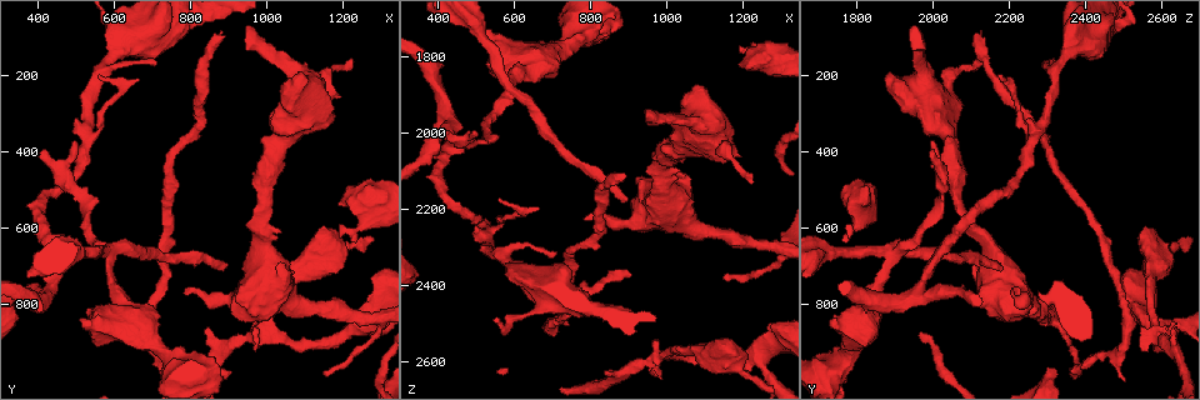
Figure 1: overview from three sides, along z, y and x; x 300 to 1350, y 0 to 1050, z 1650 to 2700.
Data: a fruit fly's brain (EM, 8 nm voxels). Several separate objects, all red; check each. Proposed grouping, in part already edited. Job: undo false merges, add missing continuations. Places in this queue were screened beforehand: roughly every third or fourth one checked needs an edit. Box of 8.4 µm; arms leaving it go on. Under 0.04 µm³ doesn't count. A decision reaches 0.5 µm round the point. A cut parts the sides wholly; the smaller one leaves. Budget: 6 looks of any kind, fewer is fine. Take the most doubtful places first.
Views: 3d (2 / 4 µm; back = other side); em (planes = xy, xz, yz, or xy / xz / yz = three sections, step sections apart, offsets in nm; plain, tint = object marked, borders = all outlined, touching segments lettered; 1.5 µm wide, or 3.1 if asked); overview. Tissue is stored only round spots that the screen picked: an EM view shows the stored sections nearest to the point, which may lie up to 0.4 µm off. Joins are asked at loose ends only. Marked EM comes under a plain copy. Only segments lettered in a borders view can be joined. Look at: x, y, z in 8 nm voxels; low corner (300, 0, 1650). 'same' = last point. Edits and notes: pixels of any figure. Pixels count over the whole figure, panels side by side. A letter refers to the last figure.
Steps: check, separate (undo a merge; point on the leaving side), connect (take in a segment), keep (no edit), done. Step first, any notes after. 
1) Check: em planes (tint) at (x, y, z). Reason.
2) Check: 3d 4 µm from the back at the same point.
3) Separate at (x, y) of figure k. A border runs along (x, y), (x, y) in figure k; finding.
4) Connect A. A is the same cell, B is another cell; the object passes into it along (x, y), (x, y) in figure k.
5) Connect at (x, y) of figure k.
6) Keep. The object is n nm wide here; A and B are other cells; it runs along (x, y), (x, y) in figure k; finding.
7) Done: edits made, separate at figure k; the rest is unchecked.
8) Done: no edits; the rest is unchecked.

Check: em yz step 4 (borders) at (895, 95, 2110).

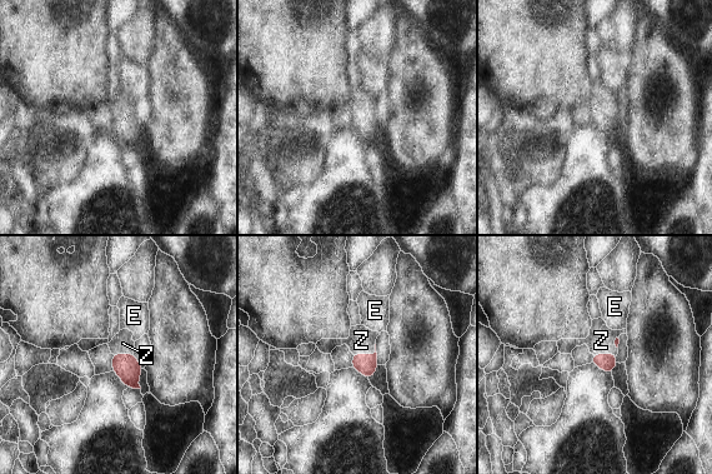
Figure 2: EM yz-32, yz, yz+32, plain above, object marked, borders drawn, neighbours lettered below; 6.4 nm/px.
Check: em planes (borders) at the same point. Another direction.

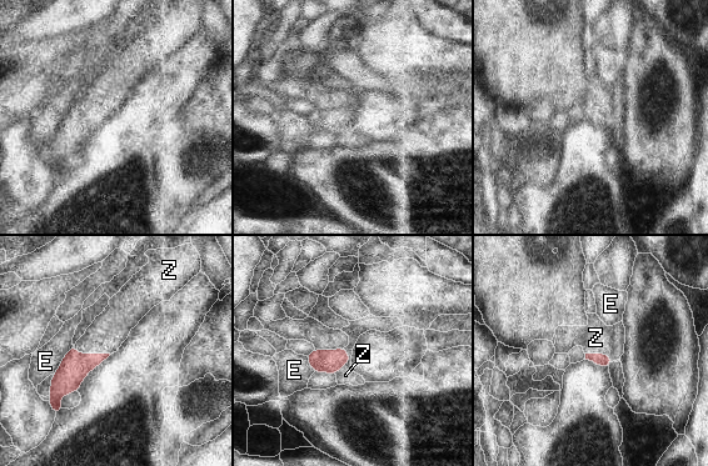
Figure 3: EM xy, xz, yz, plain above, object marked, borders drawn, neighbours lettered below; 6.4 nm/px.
Connect Z. The longest contact is with Z, 240 nm; Z is the same cell, E is another cell; the neuron continues.

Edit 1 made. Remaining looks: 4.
Check: overview.

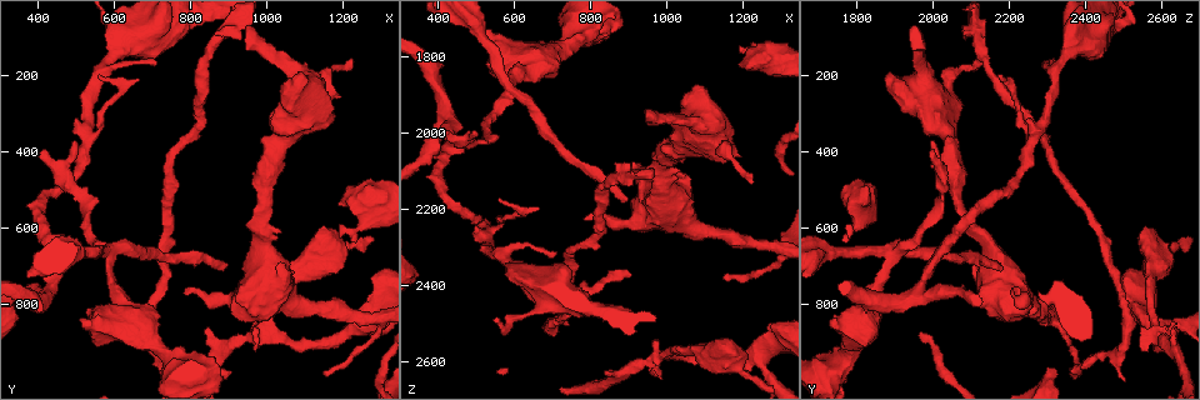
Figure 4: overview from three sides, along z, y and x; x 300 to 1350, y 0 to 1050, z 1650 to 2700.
Check: em planes (tint) at (595, 690, 1890). Looks like a crossing.

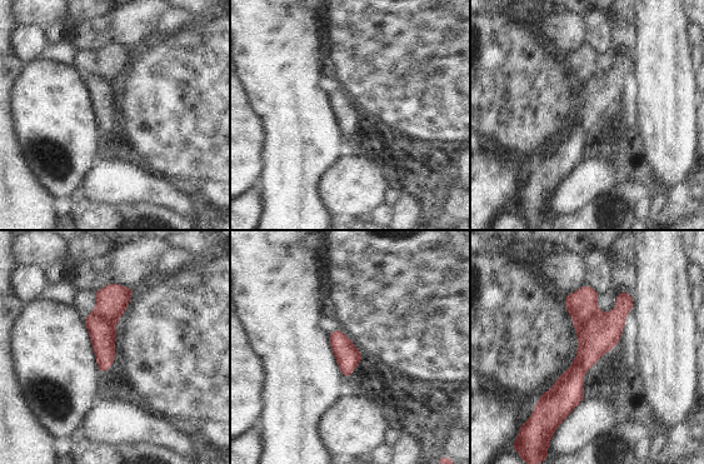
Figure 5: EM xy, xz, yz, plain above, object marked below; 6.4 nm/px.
Check: em planes (borders) at the same point. See the neighbours.

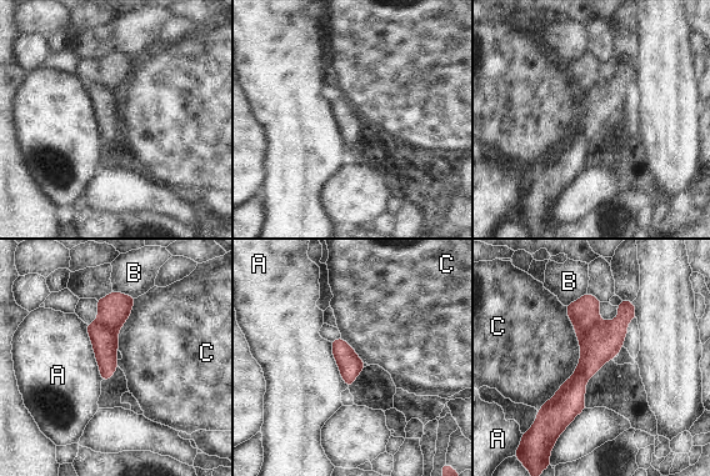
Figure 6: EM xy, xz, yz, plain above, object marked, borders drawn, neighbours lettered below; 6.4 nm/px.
Separate at (584, 314) of figure 6. The longest contact is with C, 700 nm; A, B and C are other cells; a border runs along (601, 321), (595, 324), (579, 341) in figure 6; two neurons meet here.

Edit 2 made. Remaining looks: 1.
Done: edits made, connect at figure 3, separate at figure 6; the rest is unchecked.

